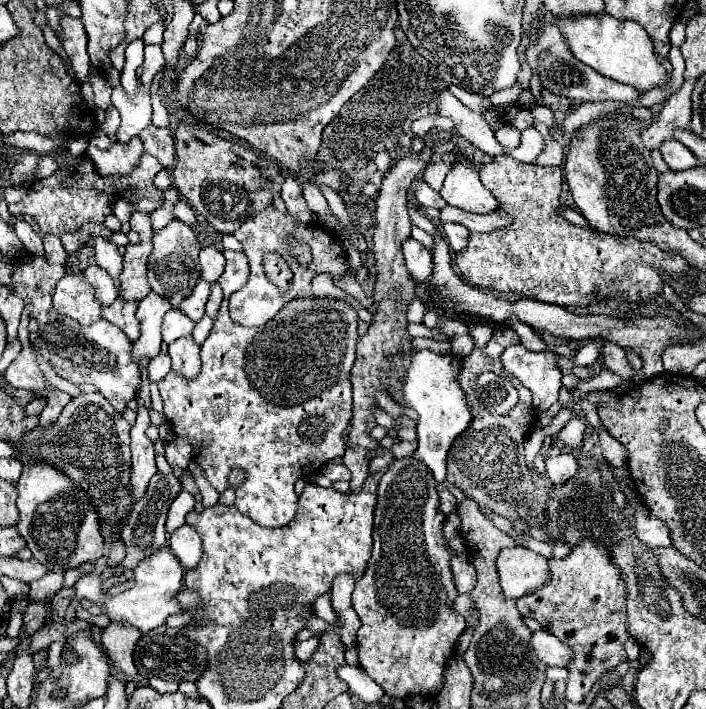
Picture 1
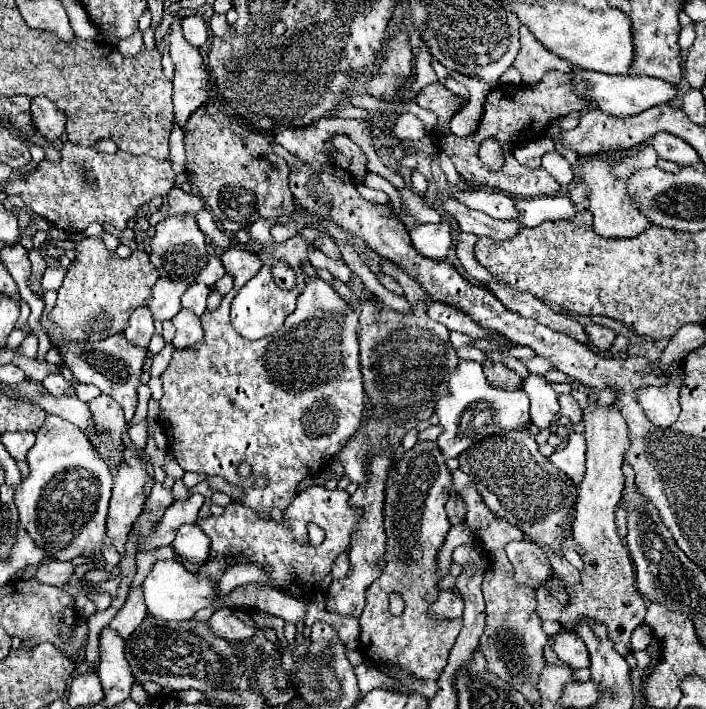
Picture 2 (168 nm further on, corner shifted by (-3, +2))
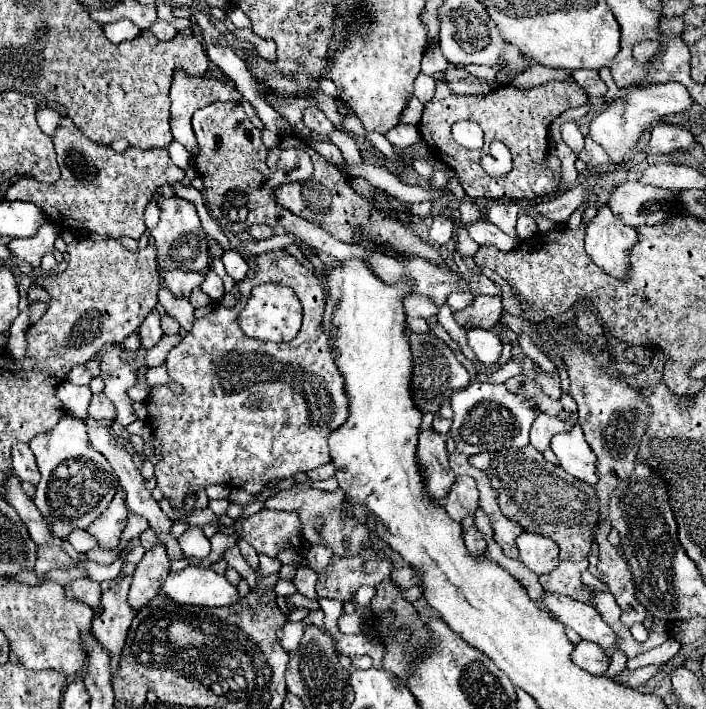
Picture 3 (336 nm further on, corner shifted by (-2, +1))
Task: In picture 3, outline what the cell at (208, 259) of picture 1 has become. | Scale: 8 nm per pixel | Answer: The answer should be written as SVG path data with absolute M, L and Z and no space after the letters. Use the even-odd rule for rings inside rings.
M212 269L206 273L206 279L204 279L204 283L202 283L202 291L204 291L208 297L212 297L212 301L216 301L216 303L220 303L220 299L224 297L222 279L220 279Z

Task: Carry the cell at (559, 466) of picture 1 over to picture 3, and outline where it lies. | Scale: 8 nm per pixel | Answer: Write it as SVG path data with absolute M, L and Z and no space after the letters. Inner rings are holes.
M578 425L568 433L558 433L552 439L552 451L556 453L560 467L566 469L572 477L576 477L592 487L598 483L594 453L588 447L588 443L582 435L582 429Z

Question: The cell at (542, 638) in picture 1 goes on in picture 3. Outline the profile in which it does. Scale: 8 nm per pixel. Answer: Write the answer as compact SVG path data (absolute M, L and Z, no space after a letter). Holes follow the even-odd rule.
M582 641L574 647L572 661L574 661L574 665L578 665L580 669L584 669L588 673L602 675L610 665L610 655L606 655L606 651L602 651L596 643Z

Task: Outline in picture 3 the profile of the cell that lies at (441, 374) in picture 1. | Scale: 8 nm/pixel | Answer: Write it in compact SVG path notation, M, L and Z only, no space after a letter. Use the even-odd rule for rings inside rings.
M472 383L468 389L452 395L452 437L456 447L466 455L476 455L482 451L502 449L522 449L528 445L528 431L538 415L538 405L532 397L522 393L510 393L504 385L492 383Z

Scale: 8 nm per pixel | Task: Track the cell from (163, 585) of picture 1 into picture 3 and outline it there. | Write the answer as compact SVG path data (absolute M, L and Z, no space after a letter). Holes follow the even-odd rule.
M186 567L182 571L172 571L162 583L160 593L168 595L180 605L204 607L232 605L240 599L236 587L228 583L224 575L202 567Z

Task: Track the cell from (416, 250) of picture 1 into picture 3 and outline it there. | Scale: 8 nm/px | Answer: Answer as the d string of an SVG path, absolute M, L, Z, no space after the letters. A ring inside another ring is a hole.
M440 215L440 217L434 219L434 223L430 227L430 239L434 243L438 243L438 245L444 245L444 243L448 243L452 239L452 231L454 231L452 217Z

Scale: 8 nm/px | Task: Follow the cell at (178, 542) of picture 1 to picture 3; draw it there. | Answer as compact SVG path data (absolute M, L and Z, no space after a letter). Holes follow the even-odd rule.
M188 527L180 537L178 543L184 551L186 557L196 557L196 559L204 559L210 553L210 541L206 539L206 535L202 533L200 527Z

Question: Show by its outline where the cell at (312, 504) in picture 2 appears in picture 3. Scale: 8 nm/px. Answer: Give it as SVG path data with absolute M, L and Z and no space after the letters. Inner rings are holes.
M258 511L250 517L240 517L232 525L240 539L246 539L258 553L276 557L290 547L290 537L300 535L298 515L288 511Z

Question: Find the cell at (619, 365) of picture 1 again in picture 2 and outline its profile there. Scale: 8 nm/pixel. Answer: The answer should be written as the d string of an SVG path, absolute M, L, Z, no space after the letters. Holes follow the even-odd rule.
M589 324L585 326L585 332L589 334L589 340L593 342L593 346L601 352L609 352L609 348L613 346L615 340L615 332L611 328L599 326L599 324Z

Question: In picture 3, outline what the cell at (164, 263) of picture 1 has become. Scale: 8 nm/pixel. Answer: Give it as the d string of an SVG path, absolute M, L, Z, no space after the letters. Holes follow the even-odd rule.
M178 197L158 199L160 221L152 229L152 237L158 249L158 265L162 269L182 269L182 271L204 271L210 263L208 255L208 237L200 225L194 203Z

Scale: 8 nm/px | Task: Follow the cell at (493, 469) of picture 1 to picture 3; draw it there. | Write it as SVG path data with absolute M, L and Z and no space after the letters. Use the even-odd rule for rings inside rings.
M526 445L524 449L478 453L470 457L470 463L490 477L492 487L498 491L500 509L508 519L522 525L524 531L538 531L558 543L560 565L552 573L540 577L544 591L568 593L578 601L594 605L594 589L580 581L580 575L588 569L588 553L594 543L594 527L598 527L600 515L594 489L568 475L564 469L548 463L532 445Z

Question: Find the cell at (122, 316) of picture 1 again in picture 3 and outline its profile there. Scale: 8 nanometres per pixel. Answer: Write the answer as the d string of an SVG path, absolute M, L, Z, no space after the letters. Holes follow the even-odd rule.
M154 309L148 313L148 317L144 319L142 327L140 327L140 337L142 337L142 347L150 349L154 347L160 339L162 339L162 327L160 327L160 313Z

